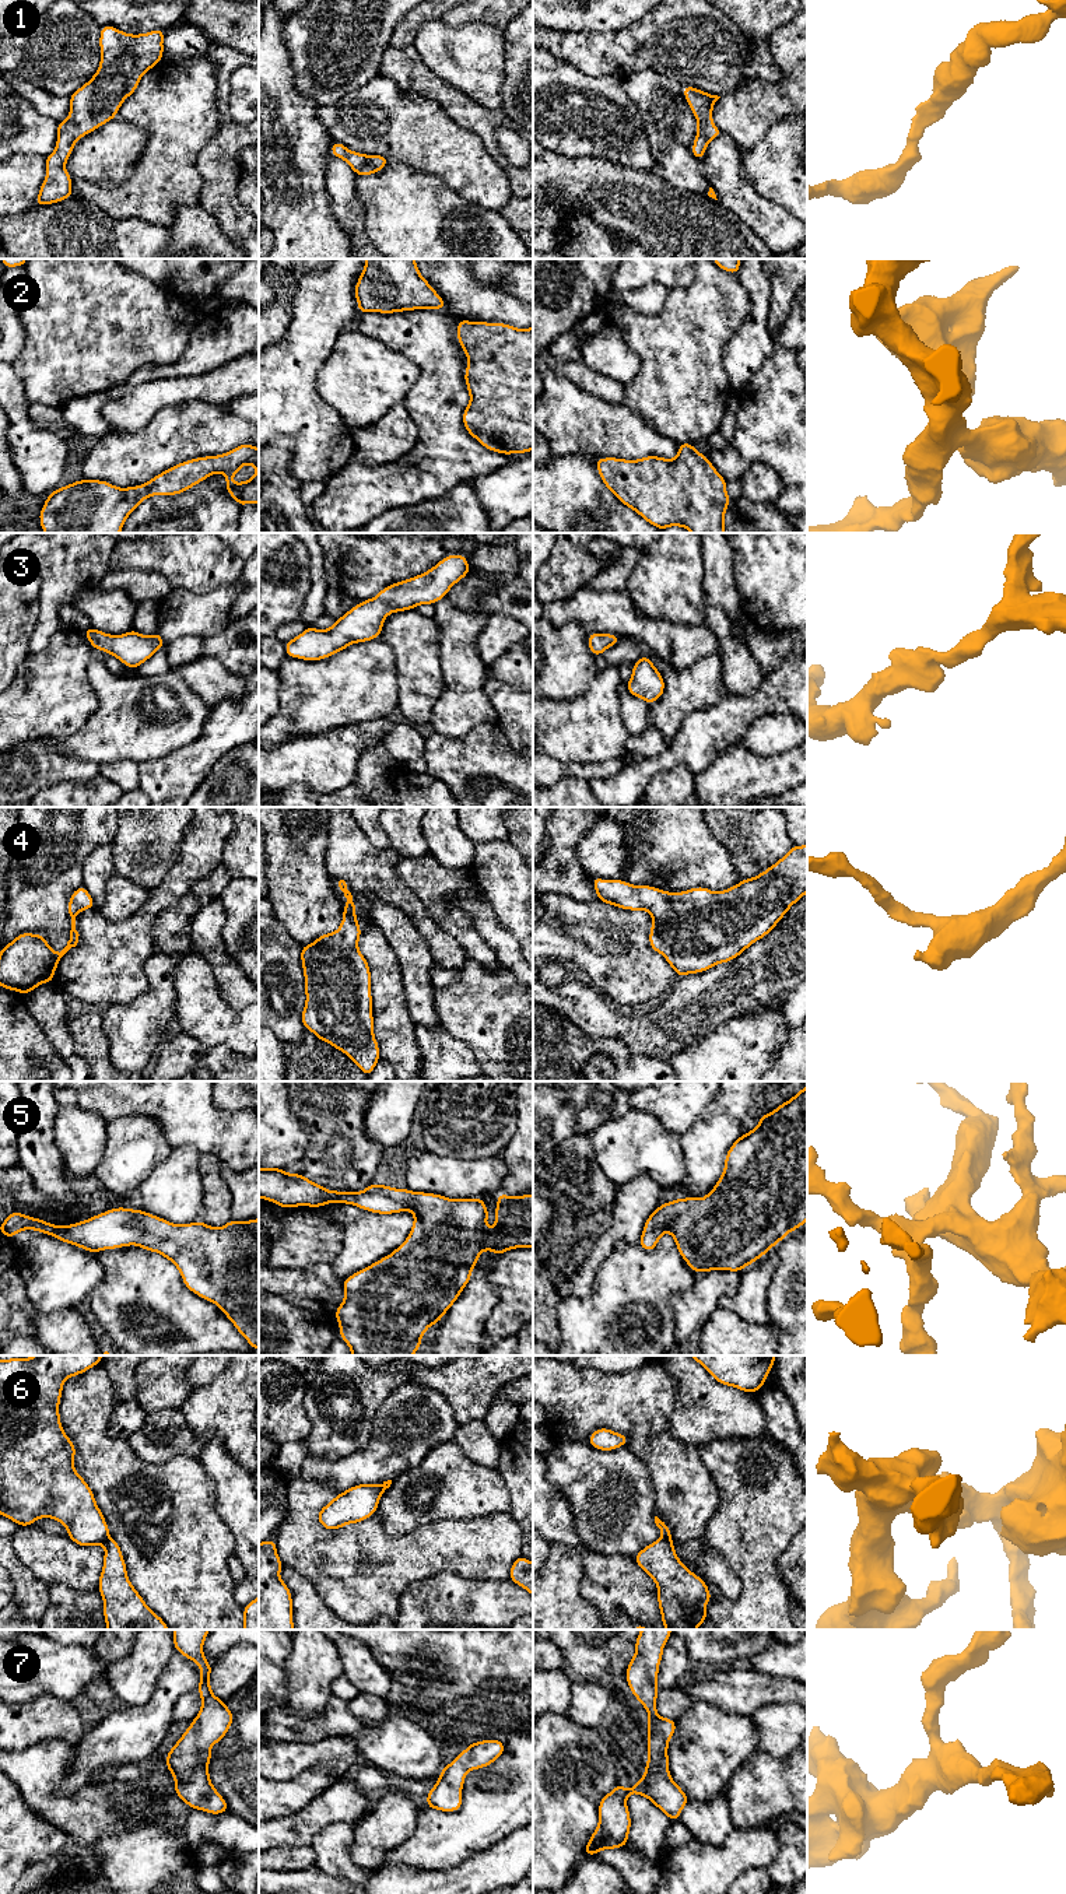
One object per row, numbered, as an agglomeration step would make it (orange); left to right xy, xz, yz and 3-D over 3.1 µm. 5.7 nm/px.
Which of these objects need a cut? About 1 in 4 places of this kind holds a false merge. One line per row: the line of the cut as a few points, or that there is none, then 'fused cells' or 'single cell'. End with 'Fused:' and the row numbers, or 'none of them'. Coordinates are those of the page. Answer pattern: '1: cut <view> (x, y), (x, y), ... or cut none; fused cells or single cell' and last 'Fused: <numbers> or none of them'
1: cut none; single cell
2: cut none; single cell
3: cut none; single cell
4: cut none; single cell
5: cut none; single cell
6: cut xy (108, 1536), (101, 1543); fused cells
7: cut none; single cell
Fused: 6

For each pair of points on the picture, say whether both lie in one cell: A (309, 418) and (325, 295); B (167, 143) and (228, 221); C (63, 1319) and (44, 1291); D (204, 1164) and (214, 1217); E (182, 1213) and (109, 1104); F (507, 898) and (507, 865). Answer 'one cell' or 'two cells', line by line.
A: one cell
B: two cells
C: two cells
D: one cell
E: two cells
F: one cell

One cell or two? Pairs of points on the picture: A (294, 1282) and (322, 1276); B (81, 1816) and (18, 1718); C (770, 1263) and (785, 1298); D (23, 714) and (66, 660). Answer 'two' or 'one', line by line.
A: one
B: two
C: two
D: one

